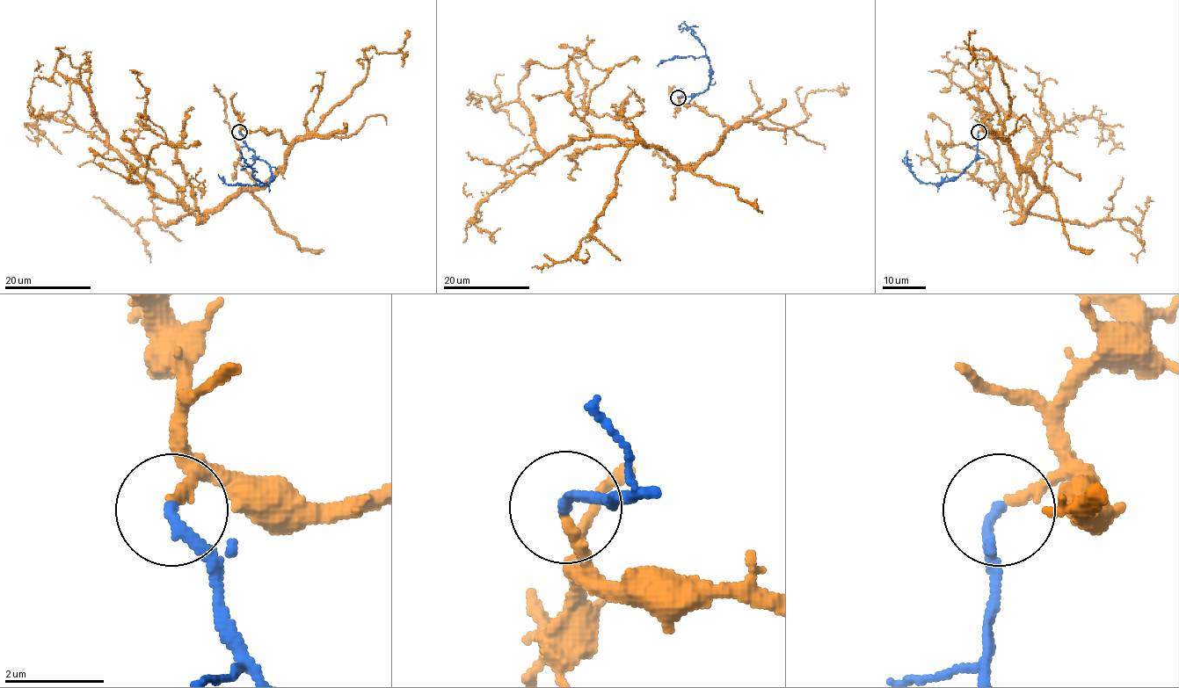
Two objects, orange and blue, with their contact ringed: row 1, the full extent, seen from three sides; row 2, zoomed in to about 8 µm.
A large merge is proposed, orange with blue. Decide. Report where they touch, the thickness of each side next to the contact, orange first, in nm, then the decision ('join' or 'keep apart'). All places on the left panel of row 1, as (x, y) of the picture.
place (239, 132); calibres 220 and 240 nm; join

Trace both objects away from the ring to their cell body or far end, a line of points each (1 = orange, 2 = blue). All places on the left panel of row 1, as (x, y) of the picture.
1: (239, 131), (280, 131), (286, 163), (202, 213), (161, 199), (109, 143), (76, 81), (36, 77), (37, 119)
2: (239, 131), (243, 142), (271, 171), (267, 184), (260, 183), (252, 174), (252, 168), (239, 150)

